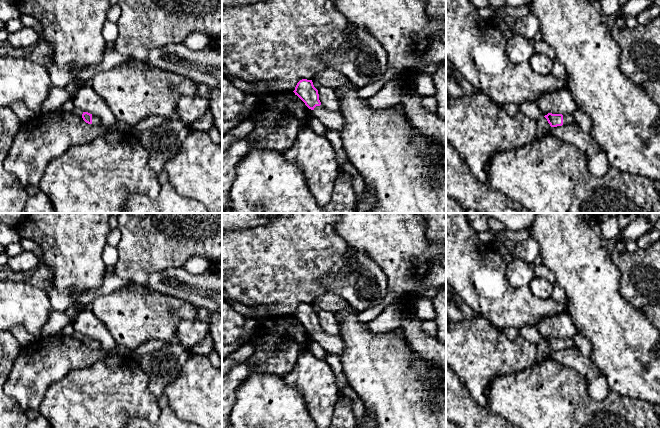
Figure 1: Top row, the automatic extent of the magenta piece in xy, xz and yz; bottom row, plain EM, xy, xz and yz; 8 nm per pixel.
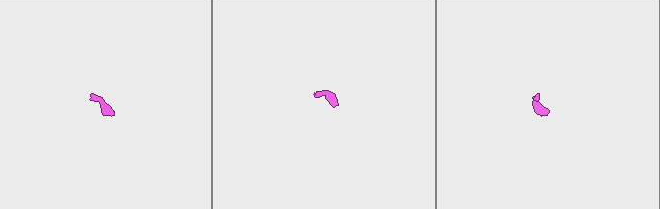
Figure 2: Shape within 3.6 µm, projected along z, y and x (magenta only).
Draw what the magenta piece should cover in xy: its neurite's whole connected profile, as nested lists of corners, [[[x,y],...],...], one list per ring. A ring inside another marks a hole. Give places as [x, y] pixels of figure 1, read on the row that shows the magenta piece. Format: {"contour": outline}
{"contour": [[[83,112],[82,118],[88,124],[92,124],[95,126],[99,126],[101,124],[101,120],[98,117],[96,117],[88,112]]]}

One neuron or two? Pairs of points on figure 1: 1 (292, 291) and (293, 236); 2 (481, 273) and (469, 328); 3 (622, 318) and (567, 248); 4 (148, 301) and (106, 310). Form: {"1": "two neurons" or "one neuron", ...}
{"1": "one neuron", "2": "two neurons", "3": "one neuron", "4": "one neuron"}

